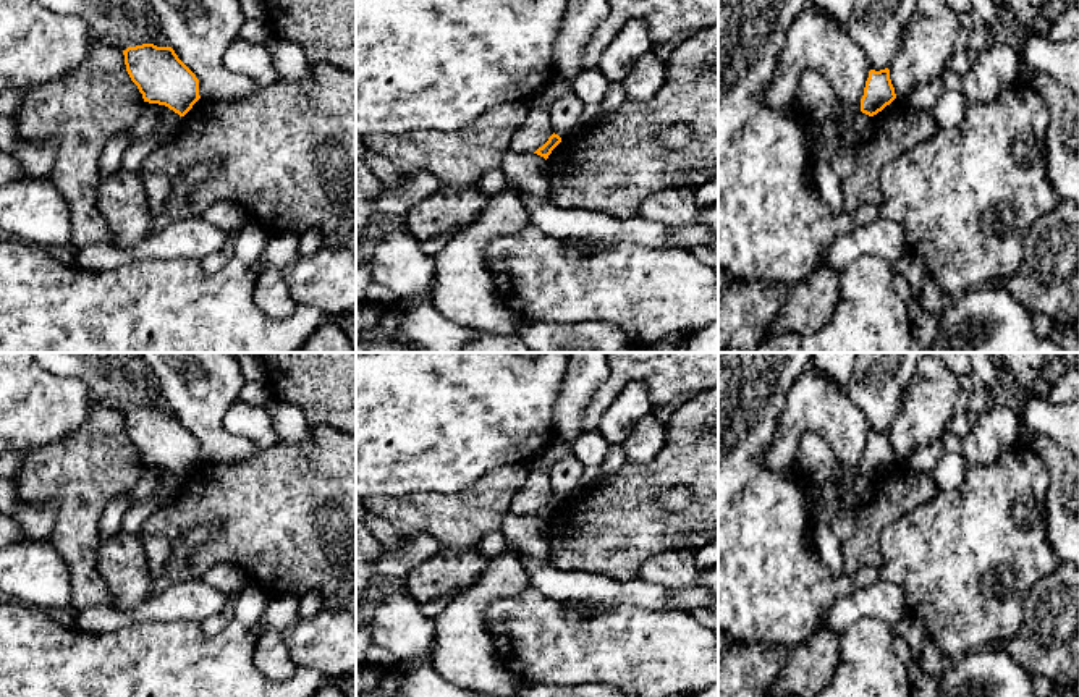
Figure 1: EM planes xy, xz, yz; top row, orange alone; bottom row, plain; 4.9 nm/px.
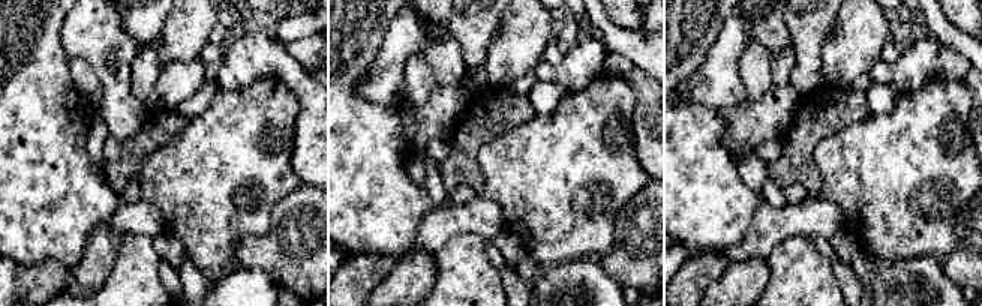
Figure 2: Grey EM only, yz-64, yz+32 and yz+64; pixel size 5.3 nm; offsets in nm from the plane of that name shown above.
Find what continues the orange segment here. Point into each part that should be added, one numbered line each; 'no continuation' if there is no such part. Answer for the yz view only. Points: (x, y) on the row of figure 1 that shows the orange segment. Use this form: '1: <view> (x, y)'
no continuation

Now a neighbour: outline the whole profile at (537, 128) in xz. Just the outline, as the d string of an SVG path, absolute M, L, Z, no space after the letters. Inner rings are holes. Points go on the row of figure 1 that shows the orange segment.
M531 108L526 121L511 137L510 150L518 154L534 154L553 134L548 108Z

